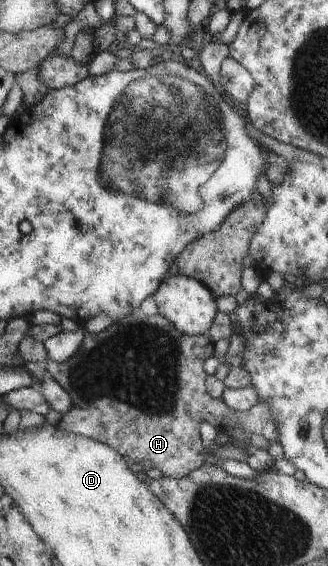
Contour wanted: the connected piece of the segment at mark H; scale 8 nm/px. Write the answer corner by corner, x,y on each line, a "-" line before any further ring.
129,314
125,315
123,320
117,320
113,322
111,326
107,326
103,332
99,334
89,334
85,331
85,336
83,337
82,343
79,345
79,348
75,351
75,354
72,354
65,362
56,363
55,361
46,360
46,374
51,377
55,382
59,383
59,386
63,387
63,390
70,394
70,399
73,406
62,414
61,419
56,424
55,427
61,429
62,431
67,431
79,436
84,436
107,446
110,446
115,452
118,452
121,455
121,458
127,463
129,470
131,472
145,472
150,468
156,468
161,472
163,477
173,477
181,478
186,474
189,474
193,469
200,467
202,464
209,462
206,452
204,451
204,446
202,445
200,439
199,427
202,422
209,423
211,426
220,429
233,427
237,425
238,427
243,427
247,433
253,433
255,435
262,436
265,440
268,440
270,443
278,442
278,433
276,432
276,424
271,420
271,413
268,412
268,406
265,405
262,401
259,401
248,410
244,411
234,411
227,407
223,403
222,399
211,398
209,393
206,391
204,386
204,380
207,376
203,371
203,361
206,358
209,358
214,355
213,353
213,342
212,340
205,335
186,335
181,334
178,330
175,330
175,327
163,316
157,314
151,316
139,316
139,320
133,320
129,318

